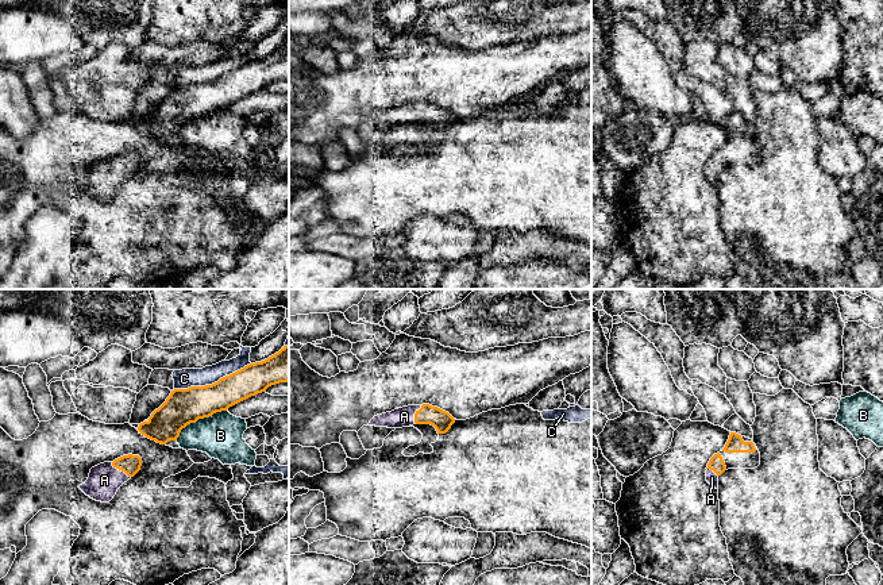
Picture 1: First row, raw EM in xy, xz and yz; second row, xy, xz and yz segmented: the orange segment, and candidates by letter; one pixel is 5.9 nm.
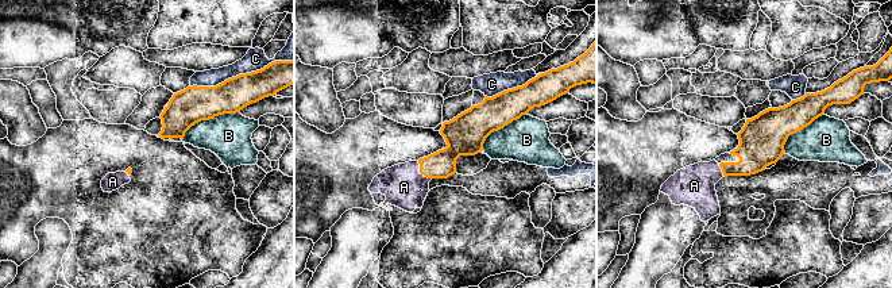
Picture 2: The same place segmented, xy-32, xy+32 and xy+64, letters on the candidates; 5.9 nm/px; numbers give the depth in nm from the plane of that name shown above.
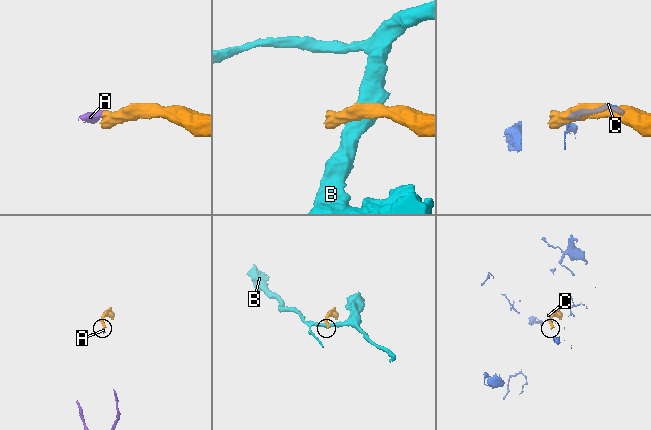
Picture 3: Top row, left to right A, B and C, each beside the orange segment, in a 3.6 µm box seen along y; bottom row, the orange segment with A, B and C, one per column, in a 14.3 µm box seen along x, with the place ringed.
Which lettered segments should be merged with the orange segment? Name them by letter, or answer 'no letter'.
A

